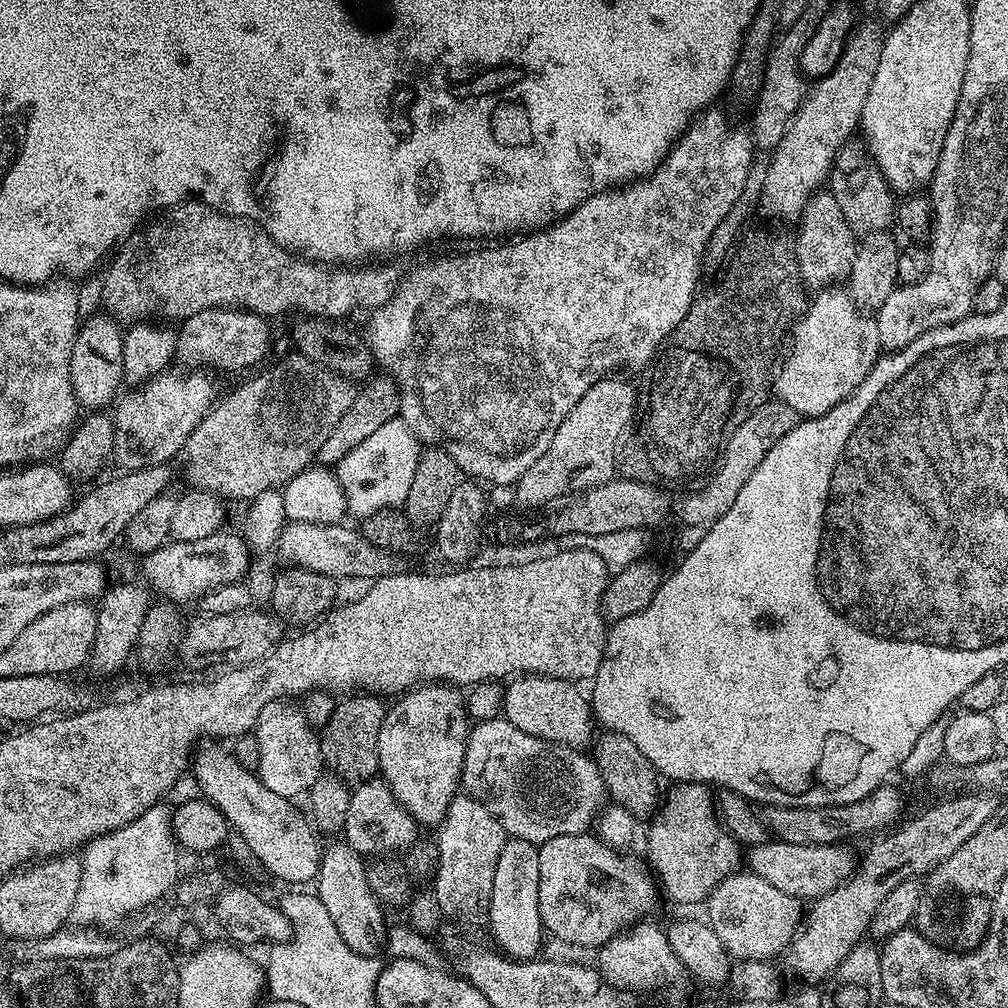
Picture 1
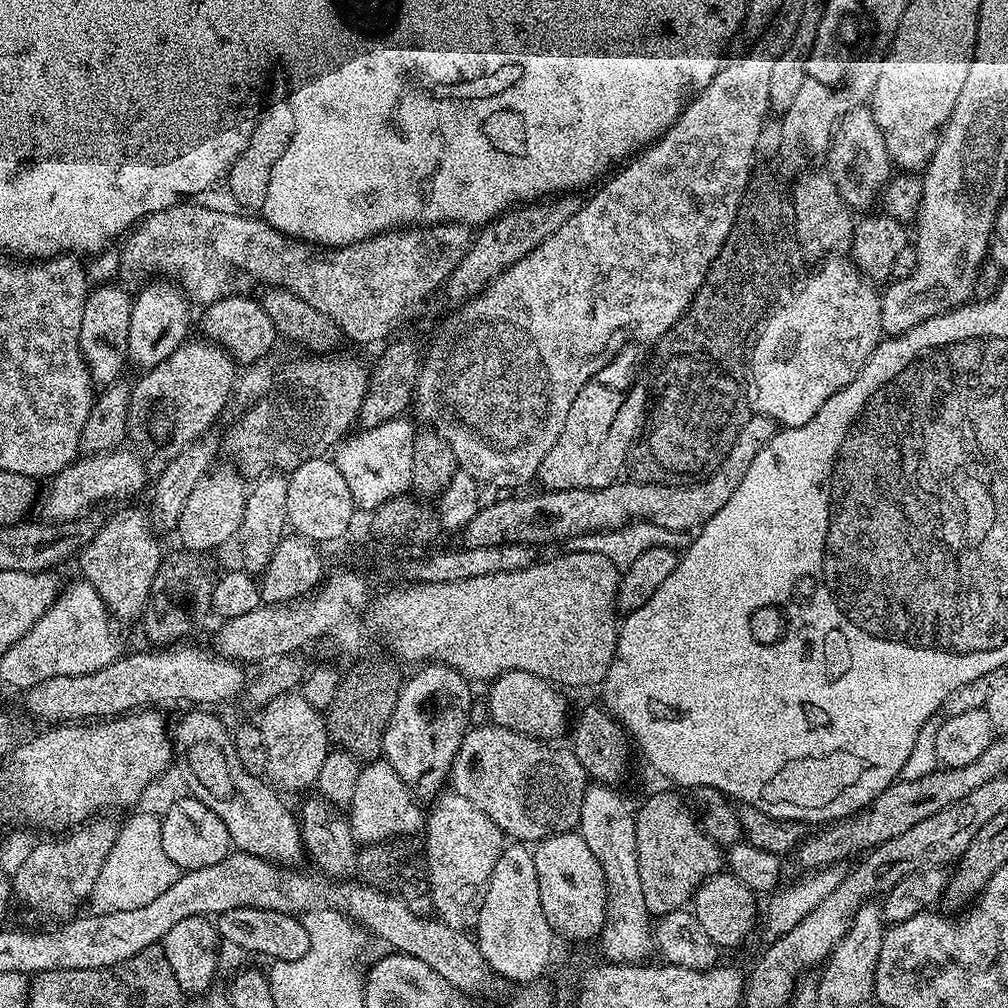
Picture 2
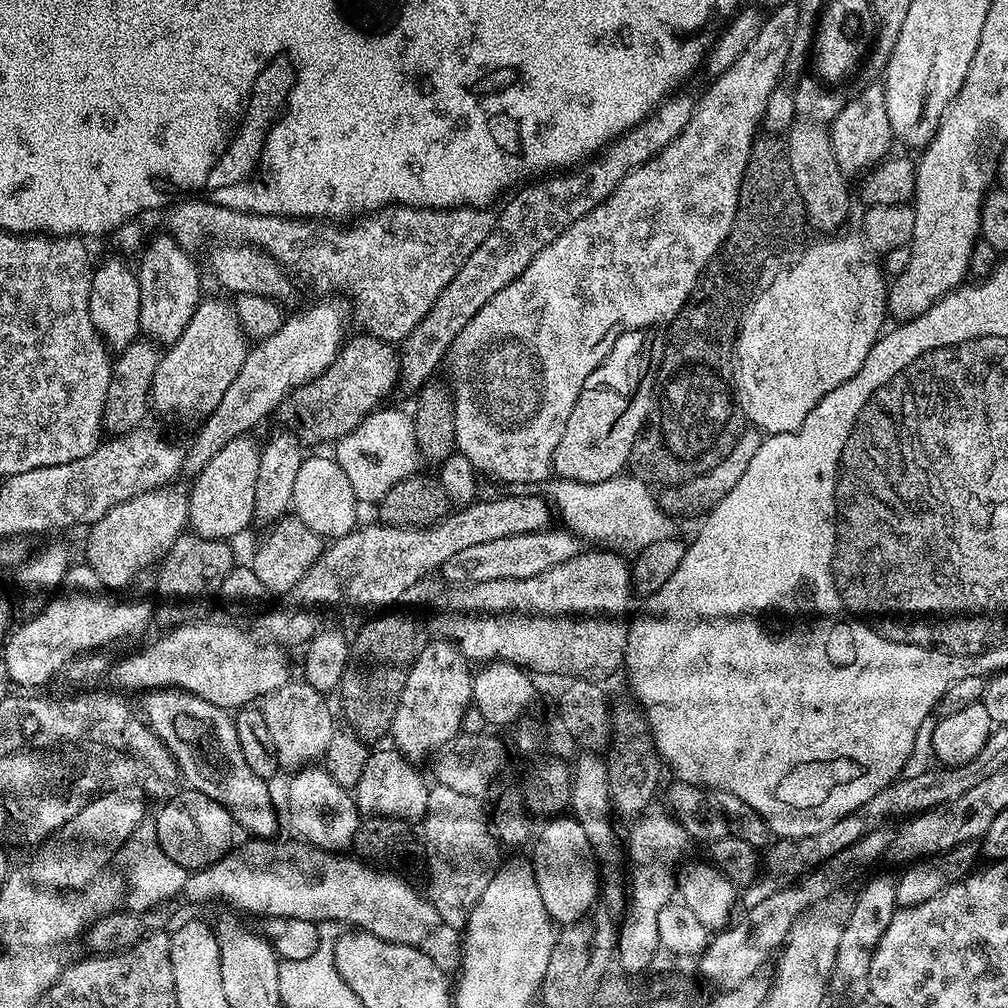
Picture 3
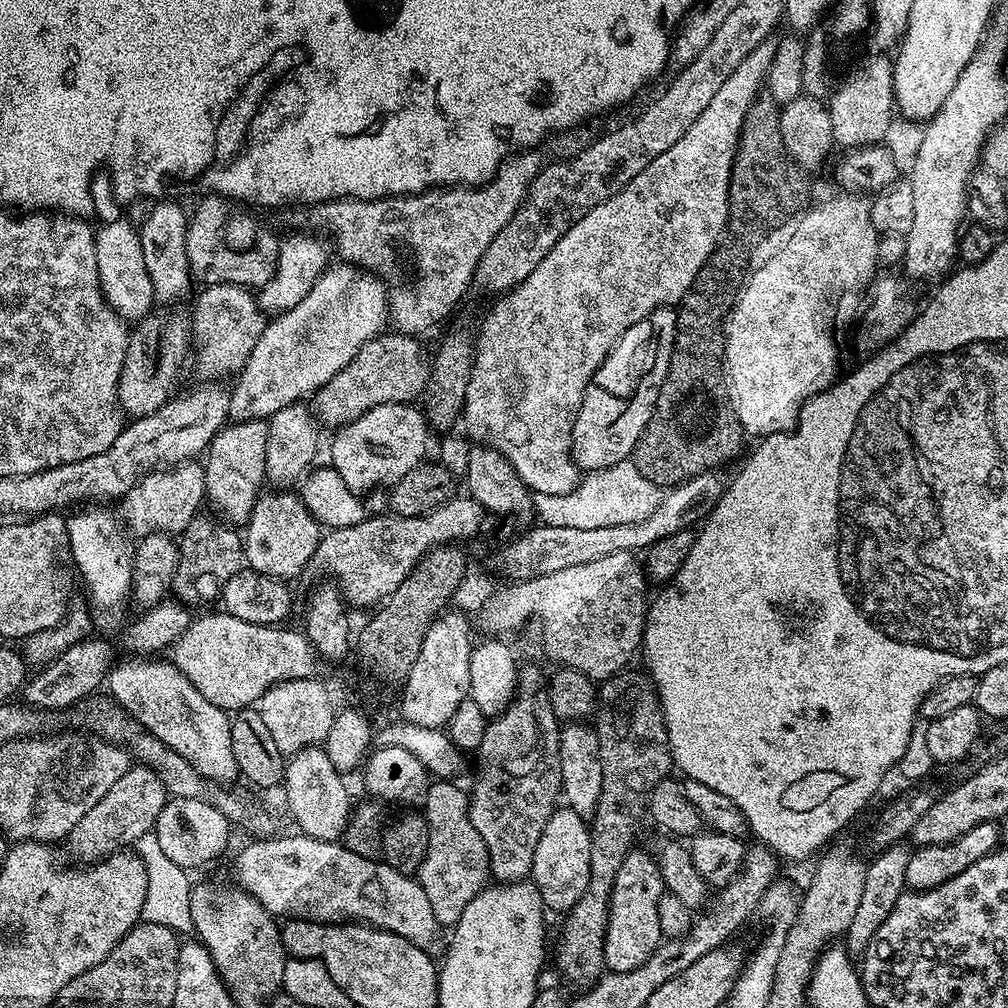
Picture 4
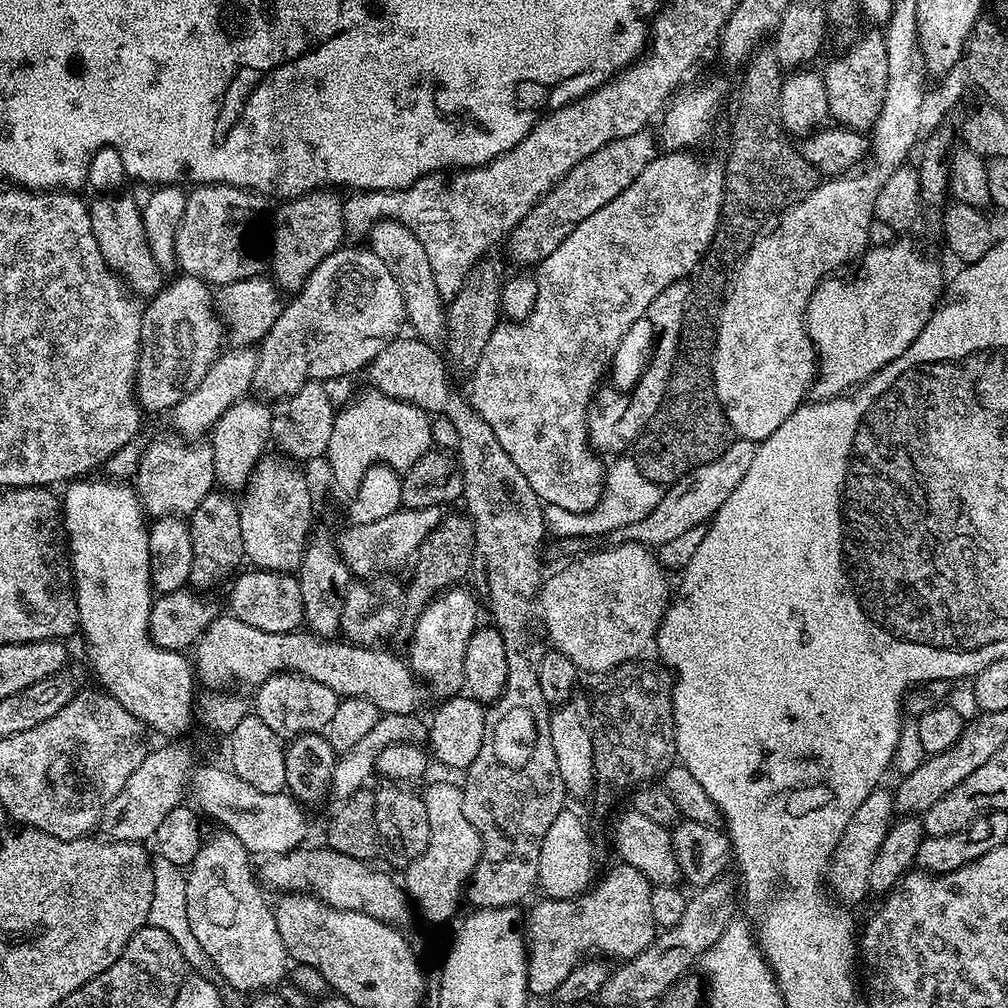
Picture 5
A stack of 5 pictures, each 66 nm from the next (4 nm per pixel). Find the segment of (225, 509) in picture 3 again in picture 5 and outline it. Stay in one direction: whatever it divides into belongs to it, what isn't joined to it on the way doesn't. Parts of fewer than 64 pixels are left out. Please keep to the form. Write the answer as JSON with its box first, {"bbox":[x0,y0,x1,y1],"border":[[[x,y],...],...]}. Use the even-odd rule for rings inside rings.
{"bbox":[210,398,272,494],"border":[[[245,398],[230,405],[210,433],[216,484],[232,494],[244,489],[252,477],[252,471],[256,469],[256,463],[269,451],[271,439],[272,408],[263,399]]]}

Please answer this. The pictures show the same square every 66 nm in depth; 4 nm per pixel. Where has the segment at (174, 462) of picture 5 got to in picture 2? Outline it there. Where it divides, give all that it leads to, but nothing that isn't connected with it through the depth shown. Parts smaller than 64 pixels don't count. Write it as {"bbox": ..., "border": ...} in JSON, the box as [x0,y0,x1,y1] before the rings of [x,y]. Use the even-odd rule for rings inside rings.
{"bbox":[78,507,162,621],"border":[[[143,507],[124,508],[121,512],[110,517],[105,524],[103,521],[97,527],[92,541],[80,549],[78,561],[80,560],[80,568],[84,571],[81,572],[83,579],[89,580],[94,586],[94,590],[98,590],[98,594],[108,608],[109,613],[114,614],[117,621],[139,621],[141,619],[144,605],[147,604],[148,597],[152,595],[152,580],[160,569],[162,551],[160,552],[159,538],[161,539],[154,531],[148,519],[147,511]]]}

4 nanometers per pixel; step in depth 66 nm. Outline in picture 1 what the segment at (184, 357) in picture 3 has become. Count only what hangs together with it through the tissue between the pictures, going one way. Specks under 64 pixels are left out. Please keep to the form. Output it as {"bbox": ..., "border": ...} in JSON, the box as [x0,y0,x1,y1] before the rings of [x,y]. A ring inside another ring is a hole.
{"bbox":[112,370,218,470],"border":[[[175,370],[162,372],[152,380],[147,380],[145,384],[128,390],[128,393],[125,391],[115,401],[114,423],[116,433],[114,434],[112,460],[115,463],[120,463],[119,467],[121,469],[131,470],[134,468],[148,468],[151,464],[168,464],[171,461],[171,456],[179,457],[186,446],[186,438],[190,438],[190,434],[194,434],[194,430],[202,422],[202,418],[216,403],[218,399],[216,384],[207,376],[209,373],[204,370],[184,371],[188,372],[175,372]]]}

